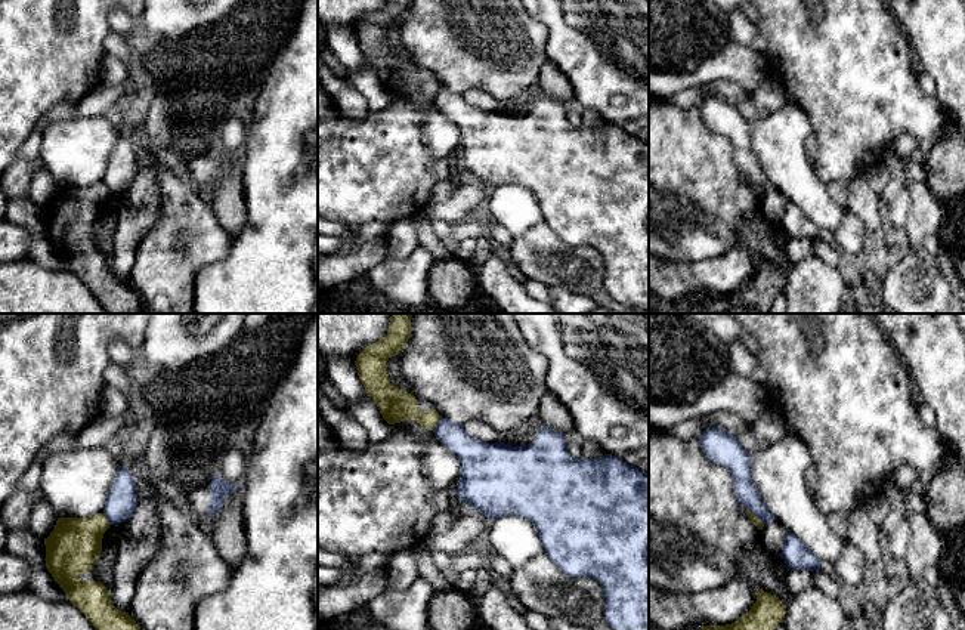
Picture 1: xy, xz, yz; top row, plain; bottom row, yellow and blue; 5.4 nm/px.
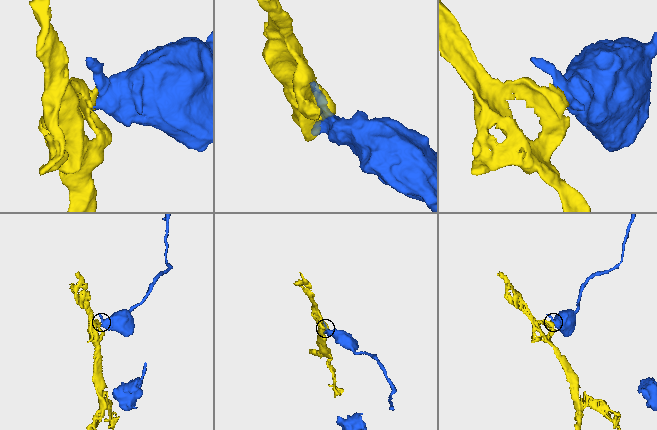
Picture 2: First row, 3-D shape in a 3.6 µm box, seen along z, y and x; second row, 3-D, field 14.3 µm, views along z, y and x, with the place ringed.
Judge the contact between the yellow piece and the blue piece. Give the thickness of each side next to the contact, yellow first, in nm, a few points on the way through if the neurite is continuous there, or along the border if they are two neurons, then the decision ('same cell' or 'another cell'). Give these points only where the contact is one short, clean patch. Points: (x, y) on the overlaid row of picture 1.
calibres 50 and 120 nm; border yz (745, 509), (764, 524); another cell

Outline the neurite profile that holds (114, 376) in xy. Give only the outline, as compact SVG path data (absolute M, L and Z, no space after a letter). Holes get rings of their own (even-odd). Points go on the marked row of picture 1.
M109 361L106 365L106 370L103 373L103 380L106 386L111 386L126 396L132 398L137 393L137 377L127 373L123 367L115 364L114 361Z

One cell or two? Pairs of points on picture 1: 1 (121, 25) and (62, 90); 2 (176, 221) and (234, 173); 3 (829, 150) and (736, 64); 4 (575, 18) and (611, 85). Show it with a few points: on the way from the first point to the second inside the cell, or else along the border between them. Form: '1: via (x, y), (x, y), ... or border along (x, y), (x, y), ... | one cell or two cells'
1: border along (107, 15), (111, 28) | two cells
2: border along (210, 206), (216, 221), (231, 235) | two cells
3: border along (767, 65), (769, 74) | two cells
4: via (580, 34), (609, 68) | one cell

